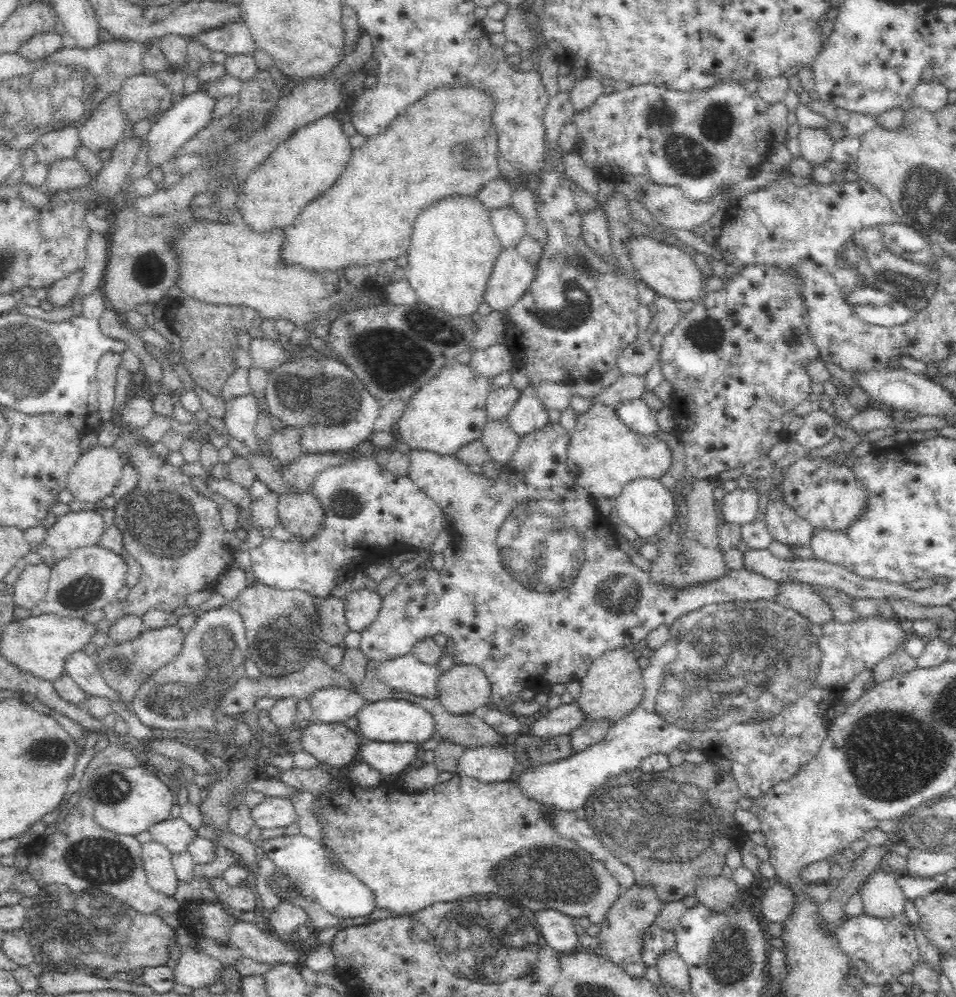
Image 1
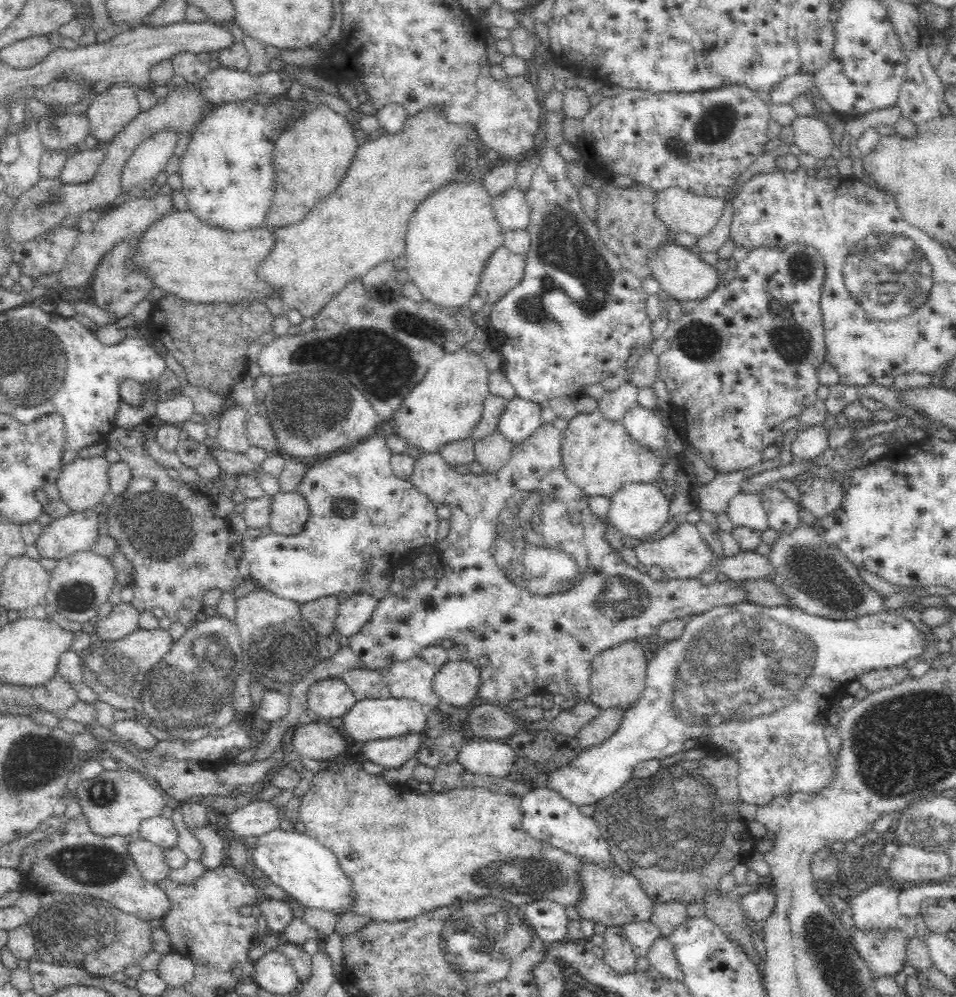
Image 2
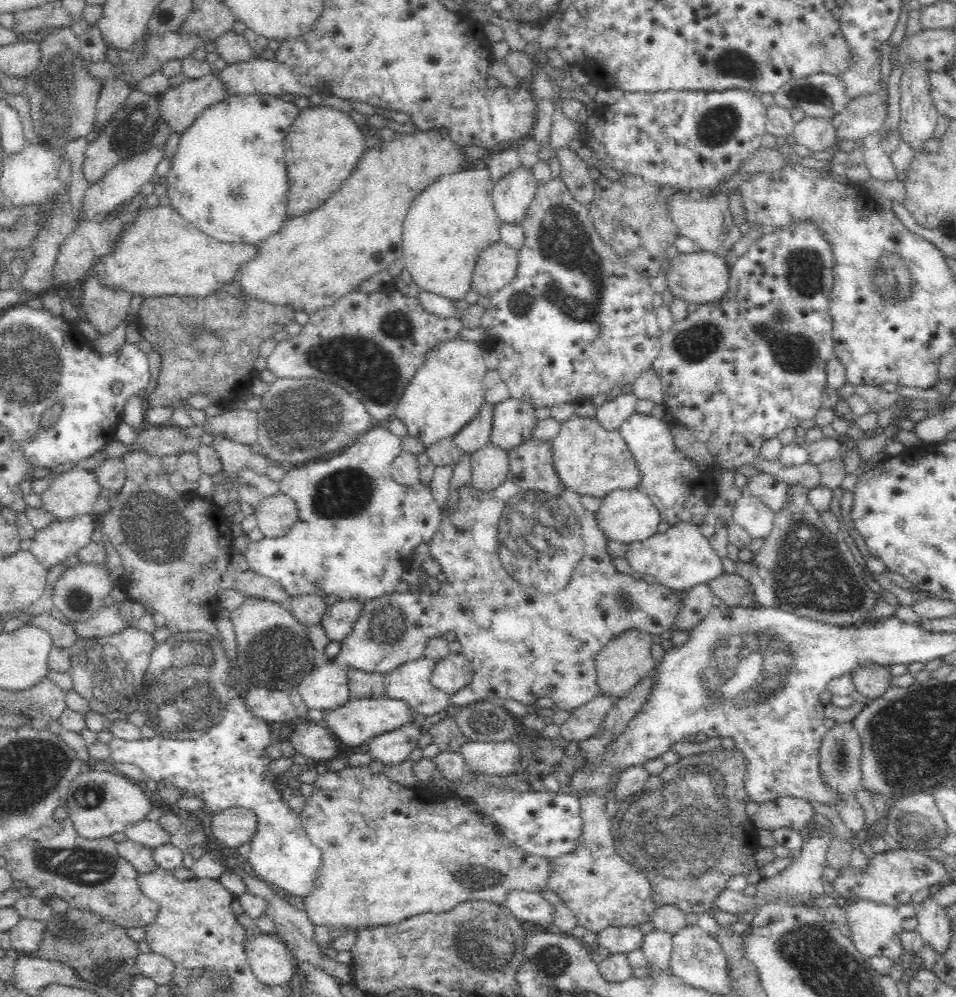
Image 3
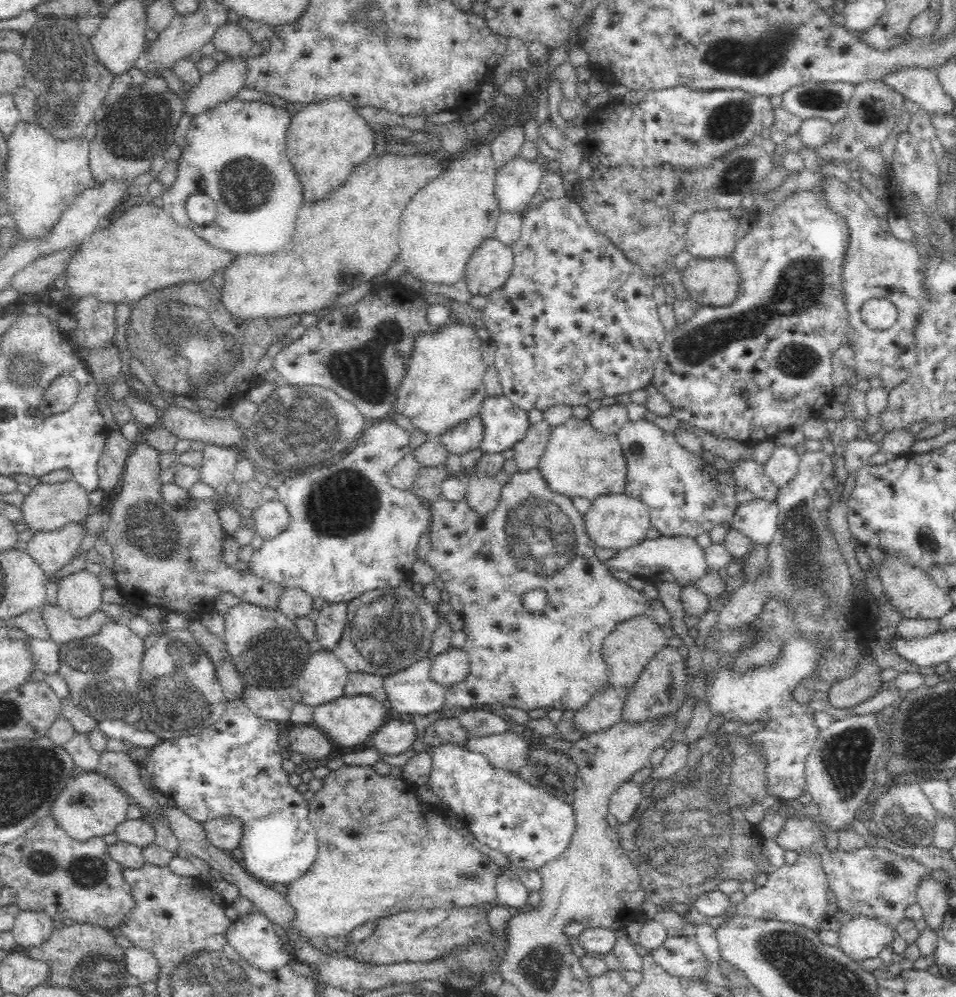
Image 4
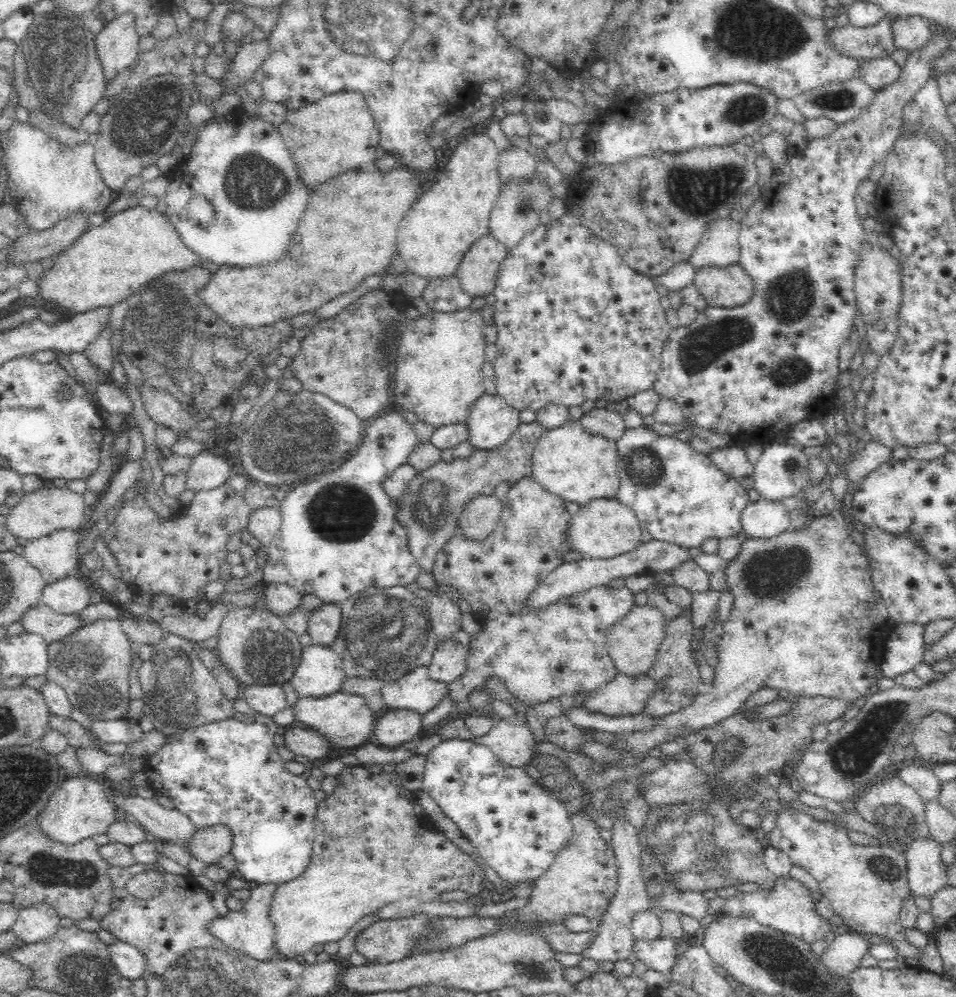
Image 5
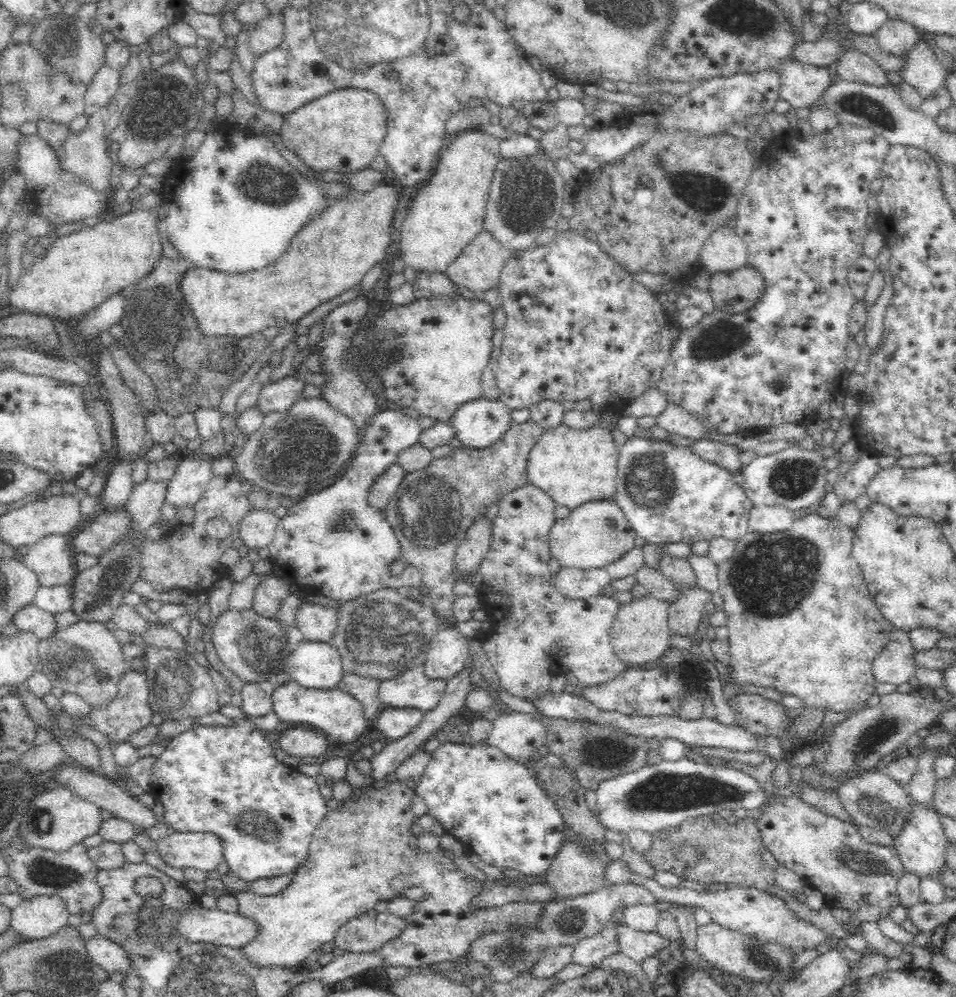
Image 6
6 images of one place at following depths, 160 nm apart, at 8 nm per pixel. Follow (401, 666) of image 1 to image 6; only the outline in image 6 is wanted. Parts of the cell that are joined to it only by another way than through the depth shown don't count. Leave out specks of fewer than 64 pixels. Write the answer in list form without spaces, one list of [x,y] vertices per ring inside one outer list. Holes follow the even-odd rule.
[[[418,665],[379,681],[378,698],[387,708],[410,707],[425,713],[438,706],[447,684],[444,678],[428,678],[423,665]]]

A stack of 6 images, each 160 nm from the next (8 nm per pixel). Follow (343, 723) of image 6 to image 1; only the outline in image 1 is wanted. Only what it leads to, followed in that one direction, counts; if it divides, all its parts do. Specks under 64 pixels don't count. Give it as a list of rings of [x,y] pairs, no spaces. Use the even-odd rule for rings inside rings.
[[[386,699],[378,702],[367,701],[356,714],[358,722],[355,729],[362,741],[382,742],[415,742],[422,744],[432,736],[435,731],[435,719],[421,706],[418,706],[413,699]]]

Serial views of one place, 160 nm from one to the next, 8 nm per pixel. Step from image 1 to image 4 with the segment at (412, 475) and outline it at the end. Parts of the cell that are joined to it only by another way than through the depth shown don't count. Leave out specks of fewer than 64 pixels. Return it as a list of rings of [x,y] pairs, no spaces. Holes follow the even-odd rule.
[[[538,468],[527,471],[518,471],[512,478],[508,479],[508,484],[502,488],[500,506],[496,512],[490,516],[481,518],[475,514],[465,500],[460,502],[450,502],[440,496],[440,500],[434,504],[434,514],[432,514],[432,552],[428,554],[425,562],[432,567],[437,577],[444,582],[445,589],[450,595],[450,603],[453,612],[457,613],[464,621],[463,631],[466,633],[466,641],[463,649],[469,654],[469,672],[464,680],[460,680],[453,685],[445,685],[445,706],[446,709],[464,709],[475,707],[488,707],[491,704],[499,703],[503,706],[513,706],[525,711],[536,710],[536,708],[558,708],[568,710],[569,708],[577,711],[602,688],[609,686],[608,669],[606,661],[602,656],[601,648],[606,636],[614,631],[614,628],[622,622],[636,617],[646,615],[656,621],[656,625],[661,628],[670,625],[670,616],[666,612],[662,601],[648,601],[642,591],[633,590],[627,582],[623,582],[612,577],[608,567],[600,562],[595,556],[595,543],[587,536],[584,527],[583,515],[574,509],[572,500],[568,496],[557,494],[547,488],[544,478]],[[405,584],[374,589],[347,602],[346,629],[333,653],[350,673],[387,677],[429,656],[439,616],[423,596]],[[534,588],[543,588],[547,592],[548,602],[542,614],[529,614],[523,610],[521,598],[525,592]]]

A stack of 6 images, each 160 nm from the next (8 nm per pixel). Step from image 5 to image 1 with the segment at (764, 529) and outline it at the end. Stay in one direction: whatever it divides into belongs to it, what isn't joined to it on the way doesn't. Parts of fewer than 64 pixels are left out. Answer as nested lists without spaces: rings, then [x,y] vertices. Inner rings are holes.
[[[740,487],[724,496],[723,522],[731,524],[752,523],[760,513],[759,495],[752,490],[742,490]]]

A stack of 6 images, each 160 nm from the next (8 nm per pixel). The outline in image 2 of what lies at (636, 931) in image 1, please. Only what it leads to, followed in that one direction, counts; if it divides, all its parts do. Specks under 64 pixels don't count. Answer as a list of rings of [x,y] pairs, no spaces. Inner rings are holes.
[[[620,926],[605,927],[603,932],[603,962],[618,974],[630,974],[636,969],[636,959],[632,945],[626,941]]]

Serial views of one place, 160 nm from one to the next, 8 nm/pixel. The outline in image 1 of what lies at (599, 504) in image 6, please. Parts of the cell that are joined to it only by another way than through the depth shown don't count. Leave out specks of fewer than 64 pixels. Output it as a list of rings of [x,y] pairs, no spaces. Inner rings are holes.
[[[638,478],[628,482],[624,486],[620,496],[615,498],[615,508],[621,524],[626,524],[634,529],[640,537],[640,541],[658,534],[665,524],[673,524],[674,498],[672,494],[662,486],[660,479]]]

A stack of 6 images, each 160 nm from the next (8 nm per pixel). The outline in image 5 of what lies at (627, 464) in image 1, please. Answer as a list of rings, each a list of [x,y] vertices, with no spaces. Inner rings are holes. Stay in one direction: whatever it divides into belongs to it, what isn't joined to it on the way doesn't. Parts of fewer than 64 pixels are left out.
[[[568,421],[553,429],[545,429],[538,439],[533,457],[531,477],[547,492],[565,502],[587,505],[597,498],[614,499],[619,490],[617,441],[588,432],[580,421]]]

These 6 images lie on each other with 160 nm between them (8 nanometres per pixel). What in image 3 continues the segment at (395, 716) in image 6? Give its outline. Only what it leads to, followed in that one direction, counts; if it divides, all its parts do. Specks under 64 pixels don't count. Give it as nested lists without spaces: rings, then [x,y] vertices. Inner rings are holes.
[[[408,722],[400,728],[372,737],[368,741],[368,750],[372,759],[382,762],[385,766],[400,764],[409,758],[414,748],[418,747],[418,738],[421,734],[418,722]]]

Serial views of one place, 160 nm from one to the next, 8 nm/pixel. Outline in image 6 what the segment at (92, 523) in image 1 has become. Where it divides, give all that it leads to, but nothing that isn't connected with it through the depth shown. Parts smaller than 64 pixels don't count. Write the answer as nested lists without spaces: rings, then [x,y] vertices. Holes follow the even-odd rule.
[[[50,534],[29,548],[22,562],[38,575],[39,586],[72,585],[76,570],[70,535]]]

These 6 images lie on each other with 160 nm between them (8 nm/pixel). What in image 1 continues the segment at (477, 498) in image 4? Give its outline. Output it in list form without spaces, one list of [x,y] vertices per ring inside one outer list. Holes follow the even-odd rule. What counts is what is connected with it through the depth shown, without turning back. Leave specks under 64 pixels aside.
[[[506,418],[487,421],[481,431],[479,439],[488,451],[488,458],[501,464],[508,462],[518,446],[519,436],[510,430]]]

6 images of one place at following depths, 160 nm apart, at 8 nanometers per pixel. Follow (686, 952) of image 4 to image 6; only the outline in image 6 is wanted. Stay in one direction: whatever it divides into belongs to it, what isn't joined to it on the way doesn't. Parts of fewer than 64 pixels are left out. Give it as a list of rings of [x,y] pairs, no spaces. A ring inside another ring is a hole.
[[[618,922],[614,929],[616,929],[616,937],[618,937],[618,950],[638,963],[656,955],[658,950],[668,946],[670,942],[655,930],[642,932],[630,928],[624,922]]]

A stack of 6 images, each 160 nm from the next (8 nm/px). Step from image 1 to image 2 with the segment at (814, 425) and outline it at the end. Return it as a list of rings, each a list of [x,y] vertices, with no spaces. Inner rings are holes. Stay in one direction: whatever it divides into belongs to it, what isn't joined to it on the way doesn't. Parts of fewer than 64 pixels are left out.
[[[823,425],[806,427],[798,431],[796,439],[792,441],[790,454],[794,454],[796,465],[819,456],[828,448],[828,430]]]

